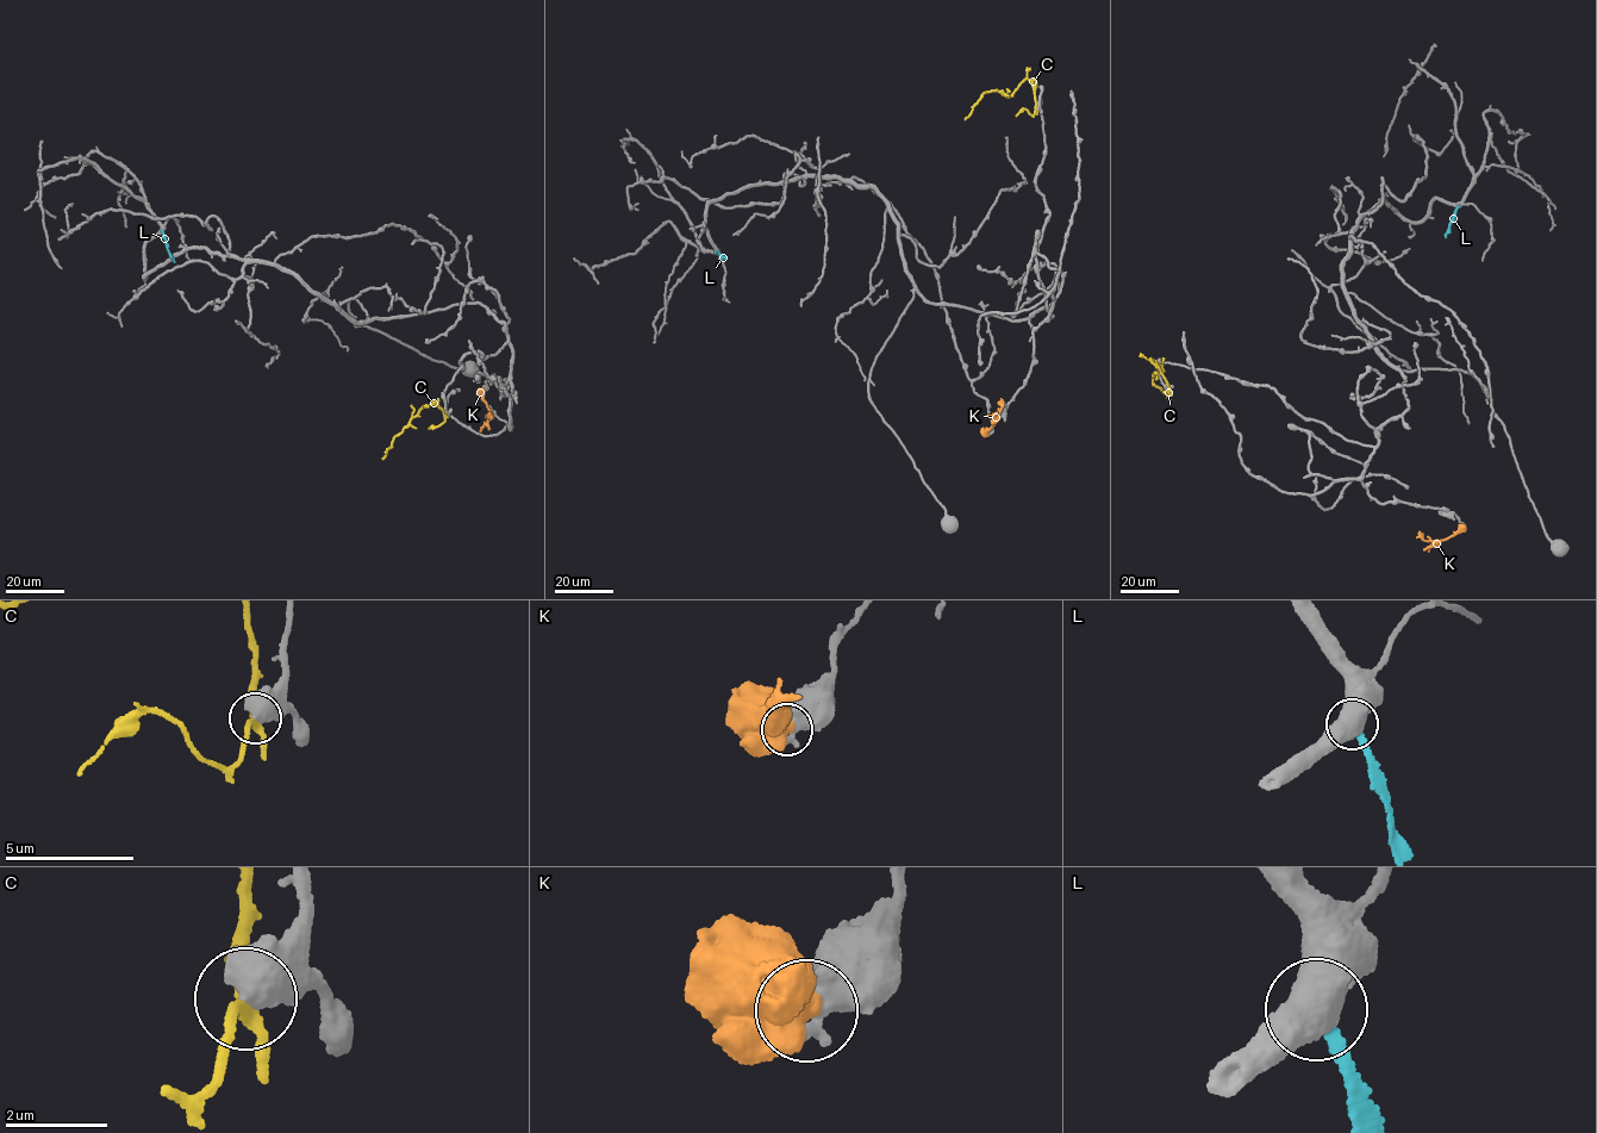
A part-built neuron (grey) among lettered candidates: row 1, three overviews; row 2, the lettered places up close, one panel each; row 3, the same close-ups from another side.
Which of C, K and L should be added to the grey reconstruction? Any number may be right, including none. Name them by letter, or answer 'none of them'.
K

